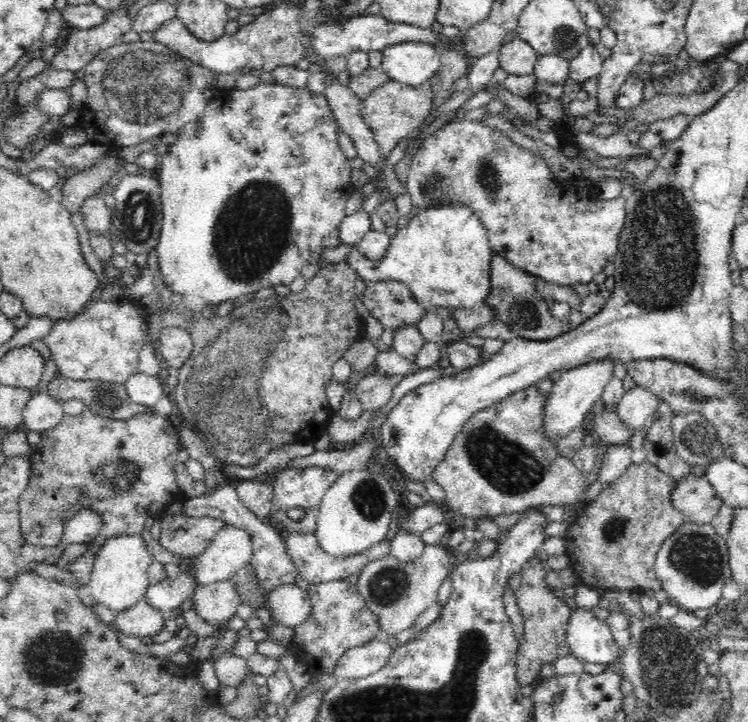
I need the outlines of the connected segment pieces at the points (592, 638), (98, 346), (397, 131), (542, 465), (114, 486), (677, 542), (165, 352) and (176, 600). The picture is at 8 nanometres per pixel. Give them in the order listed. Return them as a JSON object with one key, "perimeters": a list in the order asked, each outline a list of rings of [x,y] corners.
{"perimeters":[[[[581,606],[574,608],[566,633],[566,643],[571,654],[584,663],[592,662],[592,664],[614,667],[623,652],[623,649],[616,645],[607,621],[598,619],[592,608],[582,608]]],[[[118,299],[117,301],[93,301],[83,312],[80,312],[76,317],[70,318],[69,320],[58,321],[48,333],[43,336],[42,340],[46,343],[46,346],[52,352],[52,357],[60,375],[65,378],[70,378],[74,380],[102,380],[103,382],[114,382],[115,384],[126,384],[127,379],[130,378],[132,374],[135,374],[139,370],[139,354],[144,346],[144,335],[145,331],[142,330],[142,326],[146,324],[148,318],[148,313],[142,307],[139,302],[127,299]]],[[[389,79],[386,84],[375,88],[370,96],[361,99],[359,113],[365,118],[366,124],[374,133],[378,143],[379,153],[388,158],[391,152],[402,140],[414,134],[433,110],[433,88],[431,81],[423,82],[418,86],[408,86],[403,82]]],[[[530,386],[524,388],[516,394],[506,398],[502,402],[492,404],[484,410],[480,410],[477,414],[470,418],[467,424],[463,427],[463,431],[457,435],[453,446],[449,448],[446,453],[445,460],[437,467],[436,473],[433,475],[433,481],[438,483],[441,488],[446,492],[446,499],[443,503],[445,508],[449,508],[451,512],[458,513],[458,515],[468,516],[468,518],[493,518],[494,516],[502,514],[519,513],[522,514],[528,509],[540,508],[541,506],[557,506],[557,507],[572,507],[577,509],[580,504],[579,495],[589,481],[589,477],[582,471],[579,471],[574,465],[574,461],[568,457],[563,457],[558,453],[557,440],[551,439],[549,432],[545,429],[545,407],[547,404],[548,395],[543,394],[538,390],[537,386]]],[[[84,408],[79,416],[68,416],[53,430],[41,434],[42,441],[29,452],[32,461],[31,475],[19,504],[21,533],[26,541],[36,546],[54,547],[65,536],[65,525],[82,509],[94,511],[101,518],[101,529],[89,543],[90,548],[65,568],[72,572],[81,585],[88,585],[95,553],[104,542],[112,537],[140,535],[148,518],[160,519],[162,512],[152,512],[154,504],[176,503],[186,498],[179,490],[174,465],[182,448],[178,429],[165,416],[156,412],[140,414],[128,421],[116,421],[95,414]]],[[[685,522],[666,538],[657,552],[654,570],[673,605],[692,612],[698,608],[712,608],[720,602],[722,588],[732,577],[726,537],[718,534],[713,523]]],[[[164,327],[159,334],[159,348],[169,367],[180,369],[193,352],[194,341],[189,330]]],[[[180,565],[179,568],[175,579],[166,577],[158,584],[149,584],[146,590],[145,597],[148,603],[160,609],[165,616],[173,616],[182,602],[192,597],[199,587],[190,571],[186,571],[186,565]]]]}

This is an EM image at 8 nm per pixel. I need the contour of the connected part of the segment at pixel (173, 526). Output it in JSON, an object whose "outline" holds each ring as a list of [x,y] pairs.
{"outline":[[[182,514],[164,517],[161,519],[158,542],[168,552],[180,558],[194,557],[200,554],[226,525],[226,521],[213,516],[194,517]]]}

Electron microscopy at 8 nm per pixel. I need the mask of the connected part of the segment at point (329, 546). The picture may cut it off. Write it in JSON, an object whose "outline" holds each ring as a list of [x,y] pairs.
{"outline":[[[371,461],[363,469],[344,471],[325,493],[319,507],[314,532],[318,544],[328,555],[350,557],[382,543],[399,500],[399,490],[384,476],[379,462]]]}

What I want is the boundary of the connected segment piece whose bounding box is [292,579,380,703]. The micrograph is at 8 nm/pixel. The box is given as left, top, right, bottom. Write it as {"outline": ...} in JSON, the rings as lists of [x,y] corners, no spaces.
{"outline":[[[331,580],[320,584],[310,584],[307,589],[311,600],[311,613],[300,625],[295,626],[293,637],[294,652],[302,656],[310,674],[310,684],[296,693],[296,701],[316,689],[326,689],[334,686],[338,680],[334,676],[334,666],[348,649],[352,649],[378,638],[380,633],[380,619],[374,615],[368,606],[362,593],[356,585],[348,580]]]}

